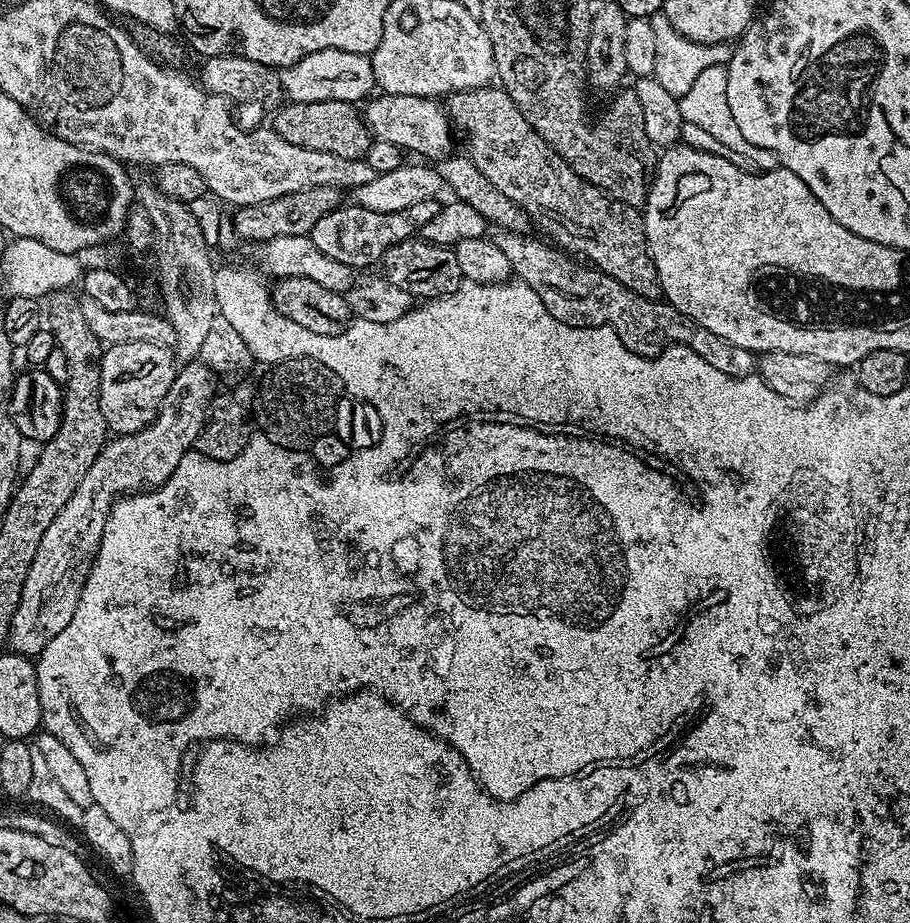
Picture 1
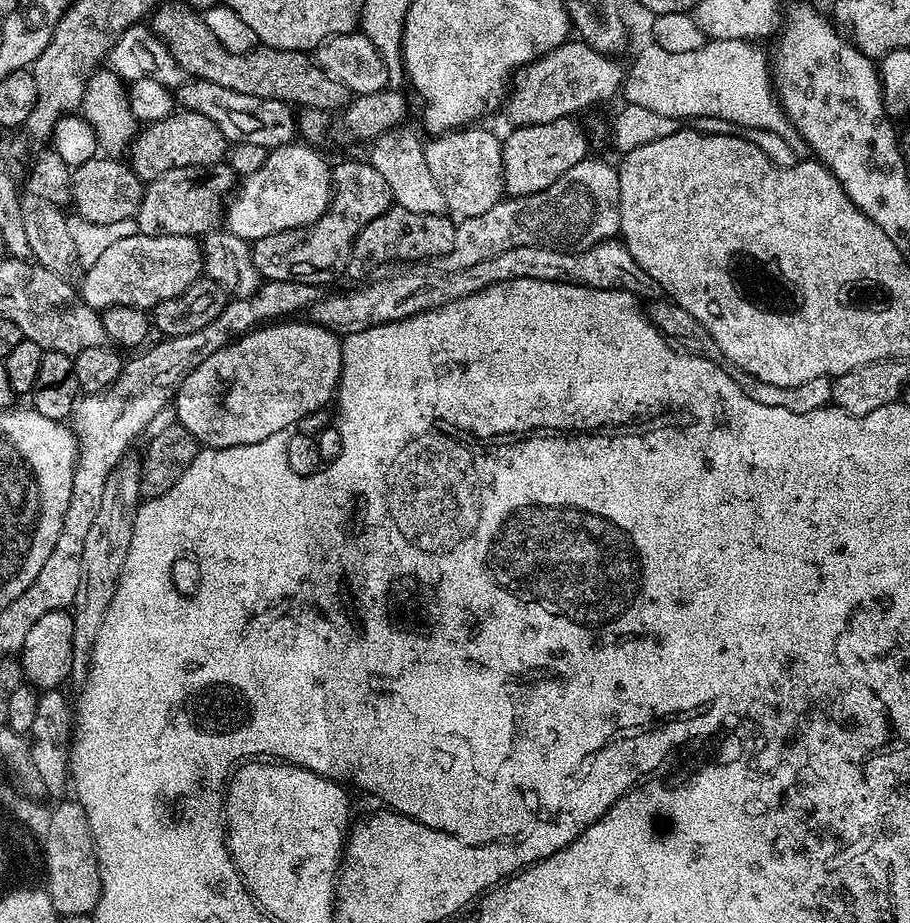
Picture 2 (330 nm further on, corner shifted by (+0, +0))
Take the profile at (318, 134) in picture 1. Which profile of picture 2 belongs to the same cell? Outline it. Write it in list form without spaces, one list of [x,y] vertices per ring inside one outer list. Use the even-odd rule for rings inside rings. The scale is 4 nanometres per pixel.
[[[173,111],[171,116],[139,129],[138,135],[130,145],[132,159],[130,165],[138,178],[143,182],[151,182],[175,168],[199,170],[225,159],[230,142],[210,122],[210,118],[202,118],[197,112]]]

